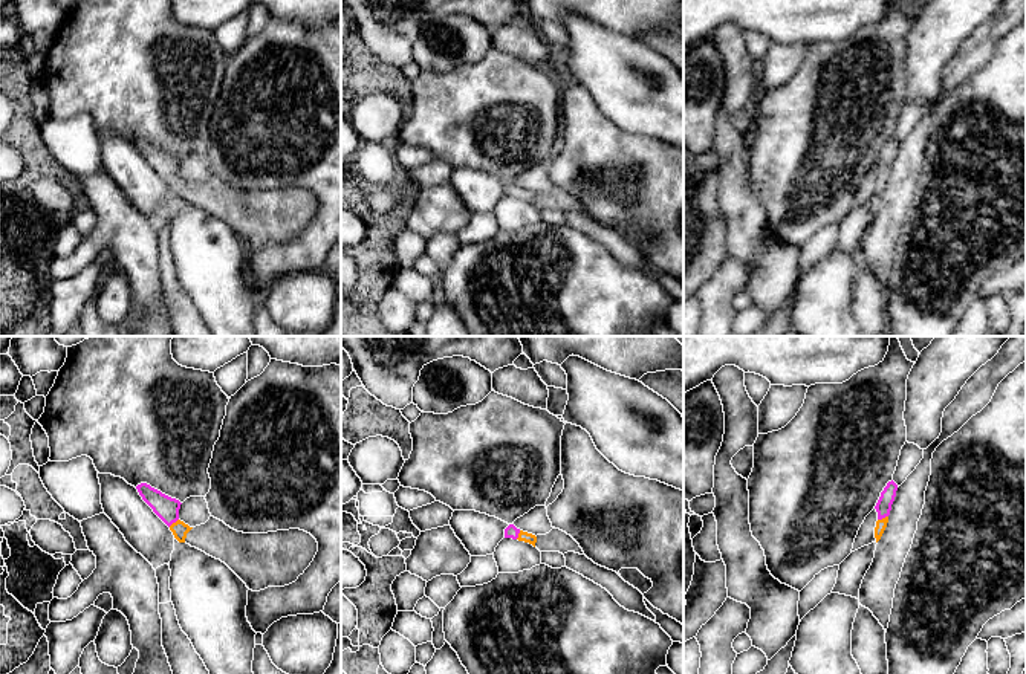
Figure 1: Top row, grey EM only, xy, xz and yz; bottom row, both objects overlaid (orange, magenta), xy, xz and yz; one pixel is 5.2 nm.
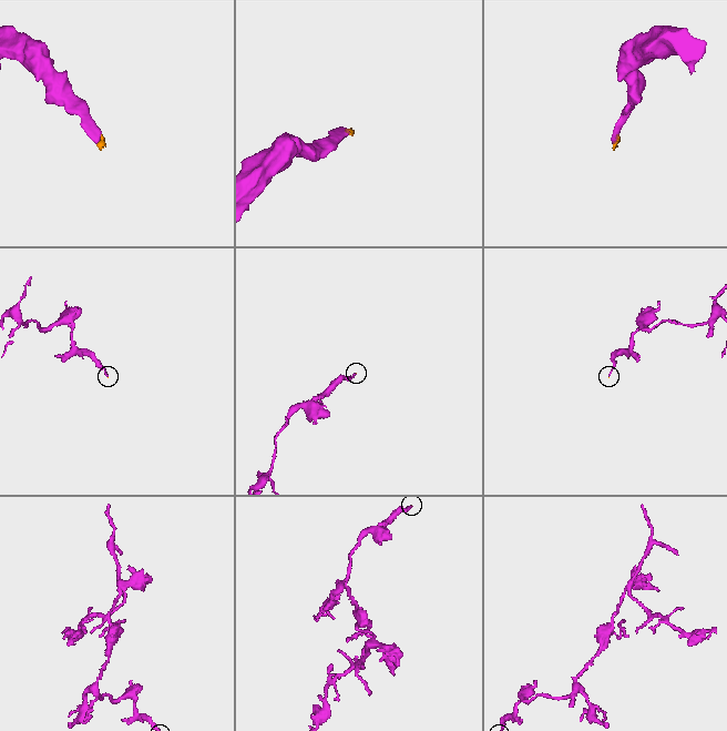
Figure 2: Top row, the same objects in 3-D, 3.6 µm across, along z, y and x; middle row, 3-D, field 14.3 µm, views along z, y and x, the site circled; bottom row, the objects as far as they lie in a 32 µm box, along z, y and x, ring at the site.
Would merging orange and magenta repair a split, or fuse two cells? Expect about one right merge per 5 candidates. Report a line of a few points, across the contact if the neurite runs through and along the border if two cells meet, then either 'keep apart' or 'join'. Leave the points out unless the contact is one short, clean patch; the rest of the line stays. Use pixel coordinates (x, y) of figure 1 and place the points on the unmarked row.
line yz (881, 182), (883, 176), (883, 164), (887, 153); join

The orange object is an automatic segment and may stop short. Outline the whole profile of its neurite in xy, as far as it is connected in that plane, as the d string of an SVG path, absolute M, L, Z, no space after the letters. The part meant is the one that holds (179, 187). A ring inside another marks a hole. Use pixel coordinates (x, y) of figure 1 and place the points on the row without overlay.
M147 141L138 142L136 147L179 200L220 217L252 249L295 240L318 209L317 197L300 186L243 191L214 174L205 182L190 185L179 177L179 157Z

